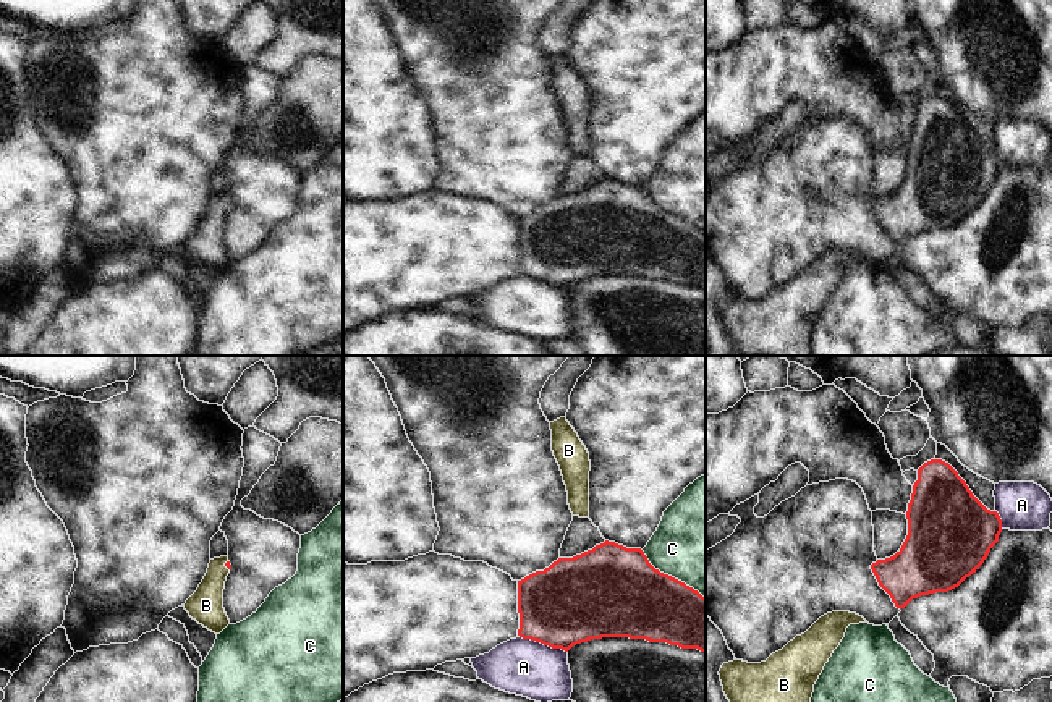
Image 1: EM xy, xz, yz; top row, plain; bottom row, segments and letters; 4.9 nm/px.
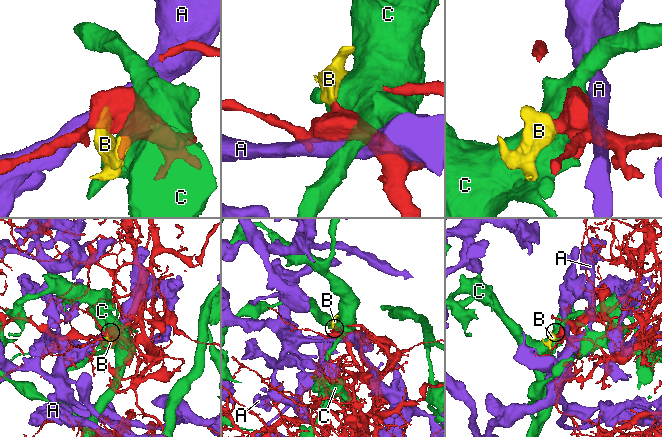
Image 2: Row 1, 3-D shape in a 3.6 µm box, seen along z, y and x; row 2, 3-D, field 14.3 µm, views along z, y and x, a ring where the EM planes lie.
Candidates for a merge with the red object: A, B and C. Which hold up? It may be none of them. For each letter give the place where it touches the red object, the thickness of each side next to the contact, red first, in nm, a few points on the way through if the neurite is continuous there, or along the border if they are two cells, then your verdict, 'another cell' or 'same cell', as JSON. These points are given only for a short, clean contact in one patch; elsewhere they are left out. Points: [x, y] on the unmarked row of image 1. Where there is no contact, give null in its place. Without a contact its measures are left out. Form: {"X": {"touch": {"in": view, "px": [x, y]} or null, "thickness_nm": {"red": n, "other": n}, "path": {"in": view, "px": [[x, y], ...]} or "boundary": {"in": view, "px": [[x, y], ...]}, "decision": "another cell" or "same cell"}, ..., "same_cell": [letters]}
{"A": {"touch": {"in": "xz", "px": [542, 280]}, "thickness_nm": {"red": 420, "other": 280}, "decision": "another cell"}, "B": {"touch": {"in": "xy", "px": [225, 202]}, "thickness_nm": {"red": 20, "other": 180}, "path": {"in": "xy", "px": [[227, 201], [225, 202], [216, 212], [206, 243]]}, "decision": "same cell"}, "C": {"touch": {"in": "xz", "px": [670, 214]}, "thickness_nm": {"red": 400, "other": 480}, "decision": "another cell"}, "same_cell": ["B"]}

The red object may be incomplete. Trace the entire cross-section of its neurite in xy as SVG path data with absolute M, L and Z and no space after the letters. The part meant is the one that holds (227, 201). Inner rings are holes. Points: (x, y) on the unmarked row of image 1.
M228 194L210 197L197 228L183 243L193 257L215 272L230 262L223 246L223 226L230 207Z

